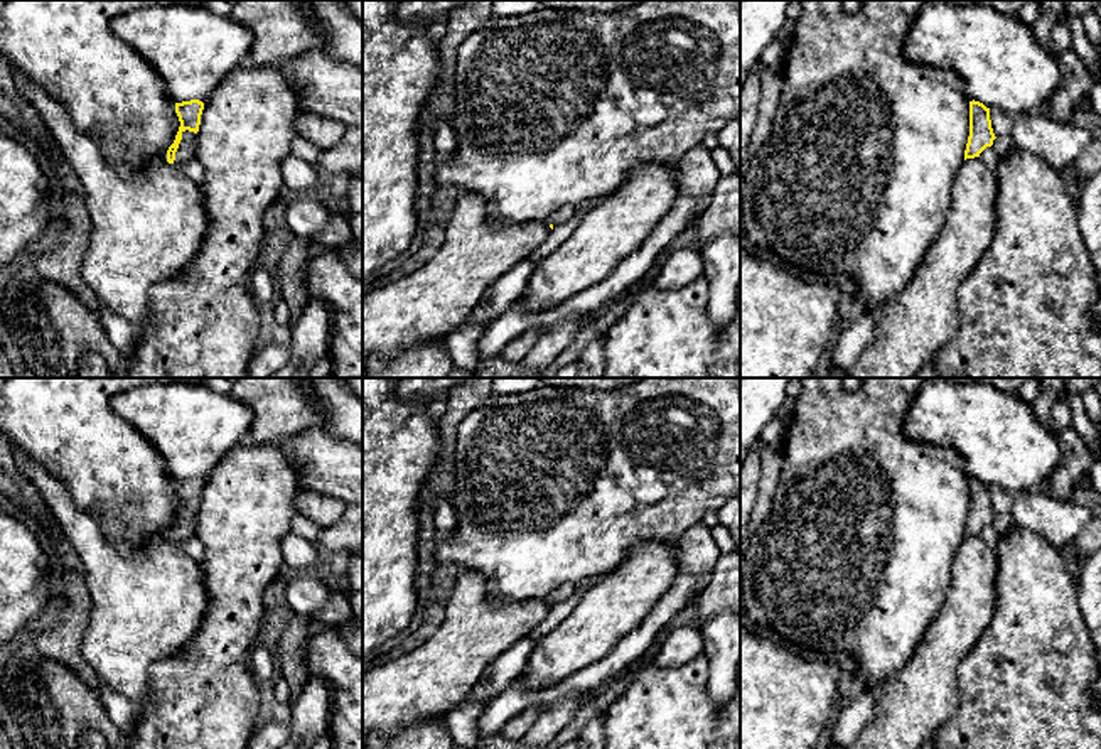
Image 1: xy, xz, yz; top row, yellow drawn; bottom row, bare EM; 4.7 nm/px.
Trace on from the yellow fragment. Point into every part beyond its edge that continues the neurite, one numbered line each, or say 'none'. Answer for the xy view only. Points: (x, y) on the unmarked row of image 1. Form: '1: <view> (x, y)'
1: xy (186, 527)

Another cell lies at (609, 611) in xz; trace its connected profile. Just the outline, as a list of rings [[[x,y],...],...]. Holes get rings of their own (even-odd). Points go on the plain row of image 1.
[[[642,542],[627,558],[588,589],[568,617],[536,639],[533,655],[519,675],[526,688],[555,685],[563,678],[607,656],[612,648],[637,629],[676,579],[676,545]]]

